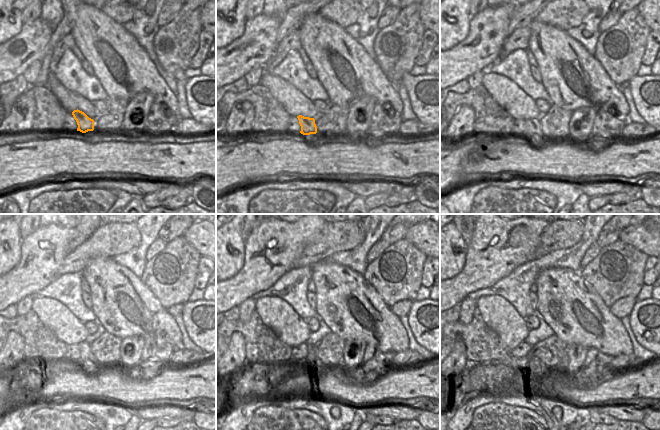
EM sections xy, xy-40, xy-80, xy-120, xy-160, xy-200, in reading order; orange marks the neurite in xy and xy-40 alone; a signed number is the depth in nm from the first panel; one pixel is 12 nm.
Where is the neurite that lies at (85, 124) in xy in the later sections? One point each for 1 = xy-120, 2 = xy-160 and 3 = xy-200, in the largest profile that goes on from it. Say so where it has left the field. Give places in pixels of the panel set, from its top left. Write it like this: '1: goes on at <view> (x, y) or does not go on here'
1: goes on at xy-120 (87, 360)
2: goes on at xy-160 (312, 362)
3: goes on at xy-200 (536, 368)

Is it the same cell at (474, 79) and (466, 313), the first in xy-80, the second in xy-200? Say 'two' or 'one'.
one

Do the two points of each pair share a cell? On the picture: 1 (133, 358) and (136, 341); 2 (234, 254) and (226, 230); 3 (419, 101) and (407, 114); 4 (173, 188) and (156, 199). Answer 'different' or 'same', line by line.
1: same
2: same
3: different
4: same

